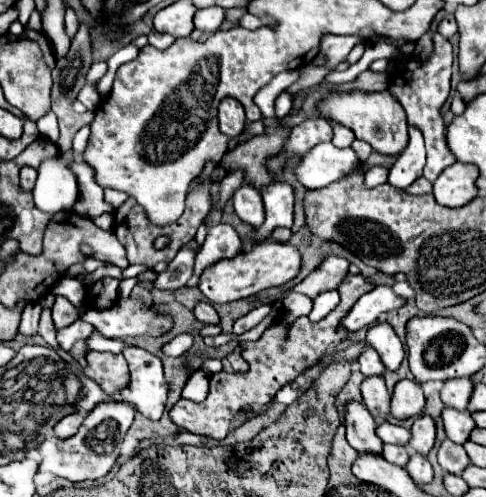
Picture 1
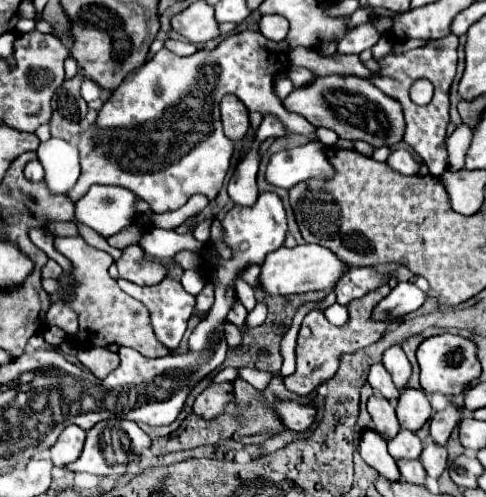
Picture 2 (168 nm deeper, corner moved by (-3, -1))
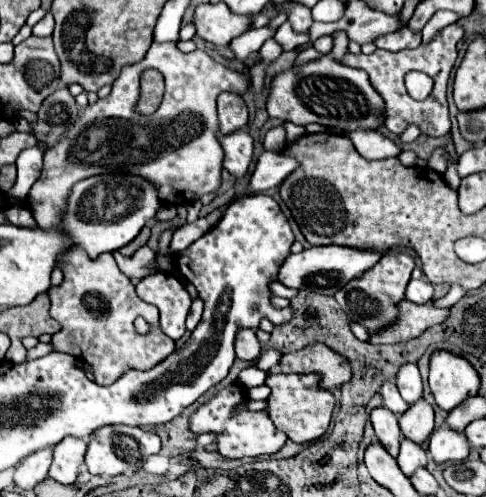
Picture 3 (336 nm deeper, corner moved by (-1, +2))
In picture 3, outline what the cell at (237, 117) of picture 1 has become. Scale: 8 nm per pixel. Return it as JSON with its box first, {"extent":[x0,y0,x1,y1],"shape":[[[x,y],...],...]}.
{"extent":[217,92,247,134],"shape":[[[223,92],[217,98],[217,112],[219,112],[219,132],[229,134],[247,126],[247,106],[239,94]]]}

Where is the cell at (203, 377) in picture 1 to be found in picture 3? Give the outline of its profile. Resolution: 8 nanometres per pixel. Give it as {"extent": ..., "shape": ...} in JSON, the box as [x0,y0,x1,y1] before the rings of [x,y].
{"extent":[255,348,283,370],"shape":[[[269,348],[269,350],[267,350],[267,354],[263,354],[255,366],[259,366],[261,370],[273,370],[273,368],[279,364],[281,356],[283,356],[283,354],[281,354],[279,350]]]}

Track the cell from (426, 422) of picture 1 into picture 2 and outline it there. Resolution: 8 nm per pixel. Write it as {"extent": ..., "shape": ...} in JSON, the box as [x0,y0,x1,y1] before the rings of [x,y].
{"extent":[429,403,461,445],"shape":[[[449,403],[443,411],[439,411],[439,413],[435,413],[435,415],[431,417],[431,421],[429,421],[429,437],[431,437],[435,443],[445,445],[447,439],[449,439],[449,435],[451,435],[451,431],[453,431],[453,427],[455,427],[459,421],[461,421],[461,415],[457,413],[455,405]]]}

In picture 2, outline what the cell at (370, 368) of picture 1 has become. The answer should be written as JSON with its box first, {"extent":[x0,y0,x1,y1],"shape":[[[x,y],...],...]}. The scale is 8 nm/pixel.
{"extent":[367,363,399,401],"shape":[[[375,363],[375,365],[369,369],[367,383],[369,383],[375,391],[379,391],[385,399],[389,399],[389,401],[395,401],[395,399],[399,397],[399,389],[393,385],[389,371],[387,371],[381,363]]]}

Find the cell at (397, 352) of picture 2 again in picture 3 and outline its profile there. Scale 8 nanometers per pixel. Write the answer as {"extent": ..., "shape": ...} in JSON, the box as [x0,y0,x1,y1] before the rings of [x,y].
{"extent":[395,364,423,404],"shape":[[[403,364],[397,372],[397,380],[395,380],[401,396],[409,402],[415,404],[417,400],[423,398],[423,382],[421,382],[421,374],[419,368],[415,364]]]}

